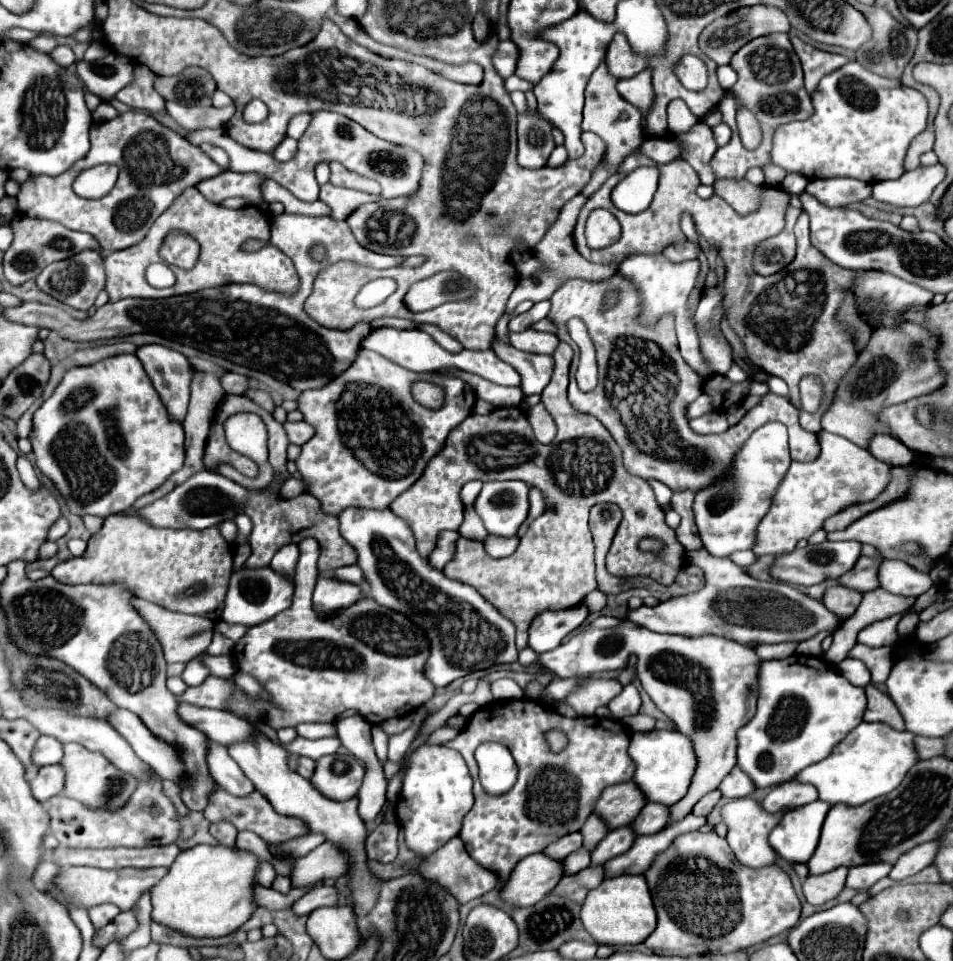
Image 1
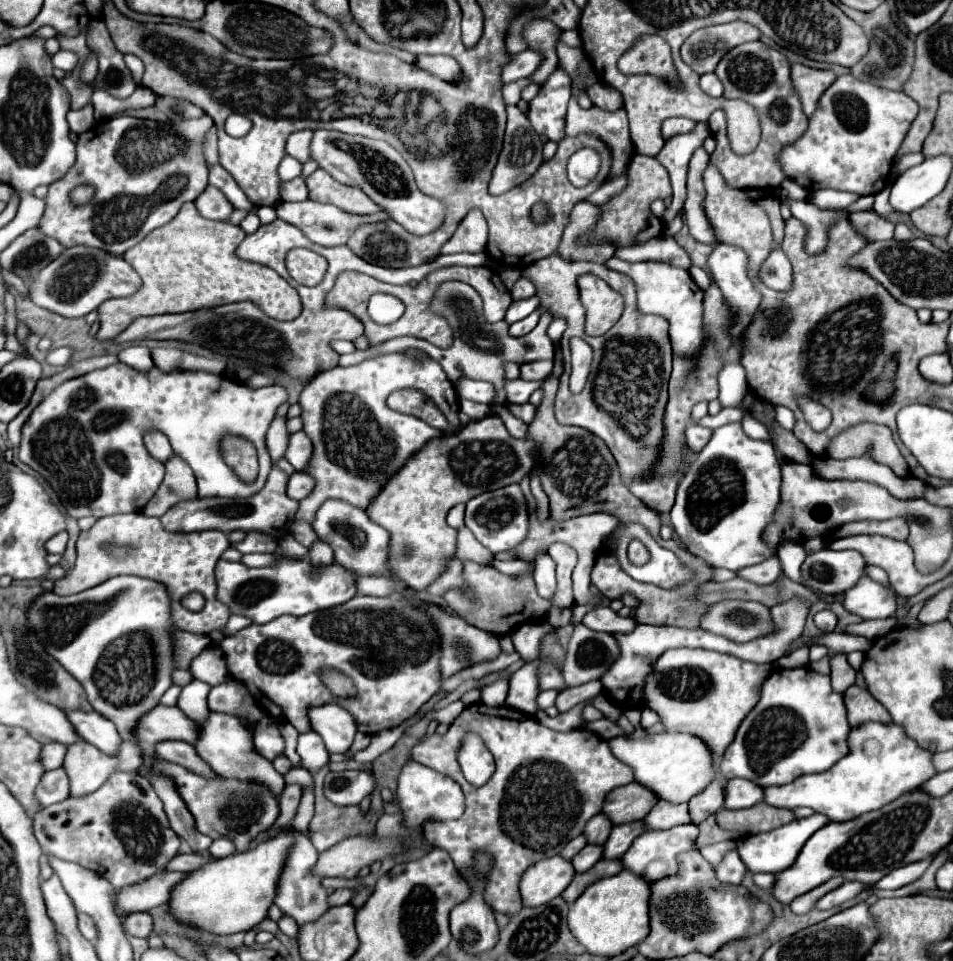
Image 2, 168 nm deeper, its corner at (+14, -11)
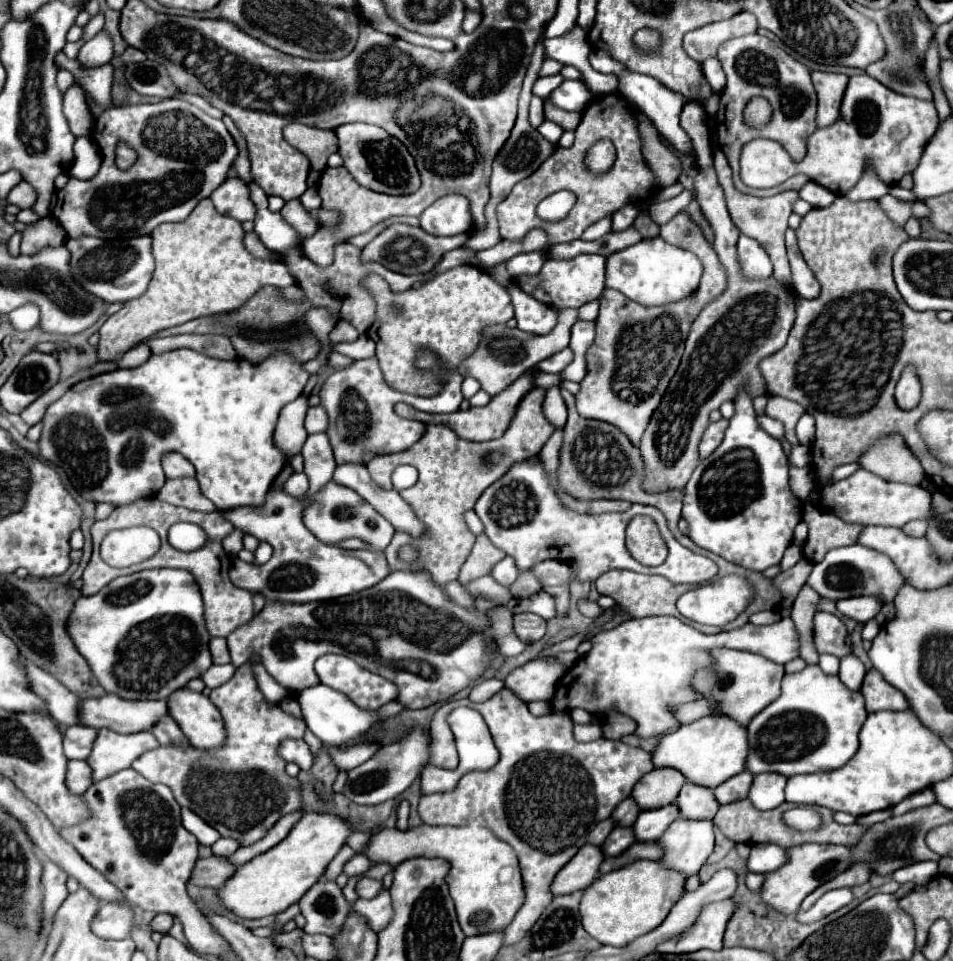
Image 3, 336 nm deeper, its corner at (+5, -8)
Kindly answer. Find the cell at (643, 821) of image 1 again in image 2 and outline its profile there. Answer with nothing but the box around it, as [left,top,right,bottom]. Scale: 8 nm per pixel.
[643,800,691,830]

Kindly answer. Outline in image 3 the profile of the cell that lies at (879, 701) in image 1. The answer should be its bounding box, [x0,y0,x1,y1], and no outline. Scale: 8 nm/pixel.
[860,669,908,713]

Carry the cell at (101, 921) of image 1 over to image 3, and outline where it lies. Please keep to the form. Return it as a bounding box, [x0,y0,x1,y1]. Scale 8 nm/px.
[92,903,134,939]

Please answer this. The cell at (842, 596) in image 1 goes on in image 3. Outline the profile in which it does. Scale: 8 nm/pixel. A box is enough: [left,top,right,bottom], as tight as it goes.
[814,611,852,659]

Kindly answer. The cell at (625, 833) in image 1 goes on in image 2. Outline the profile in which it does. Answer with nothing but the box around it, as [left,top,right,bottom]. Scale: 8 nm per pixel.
[603,822,645,860]

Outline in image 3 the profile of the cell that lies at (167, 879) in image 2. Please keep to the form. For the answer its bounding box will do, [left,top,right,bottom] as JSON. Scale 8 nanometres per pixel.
[190,857,236,887]

